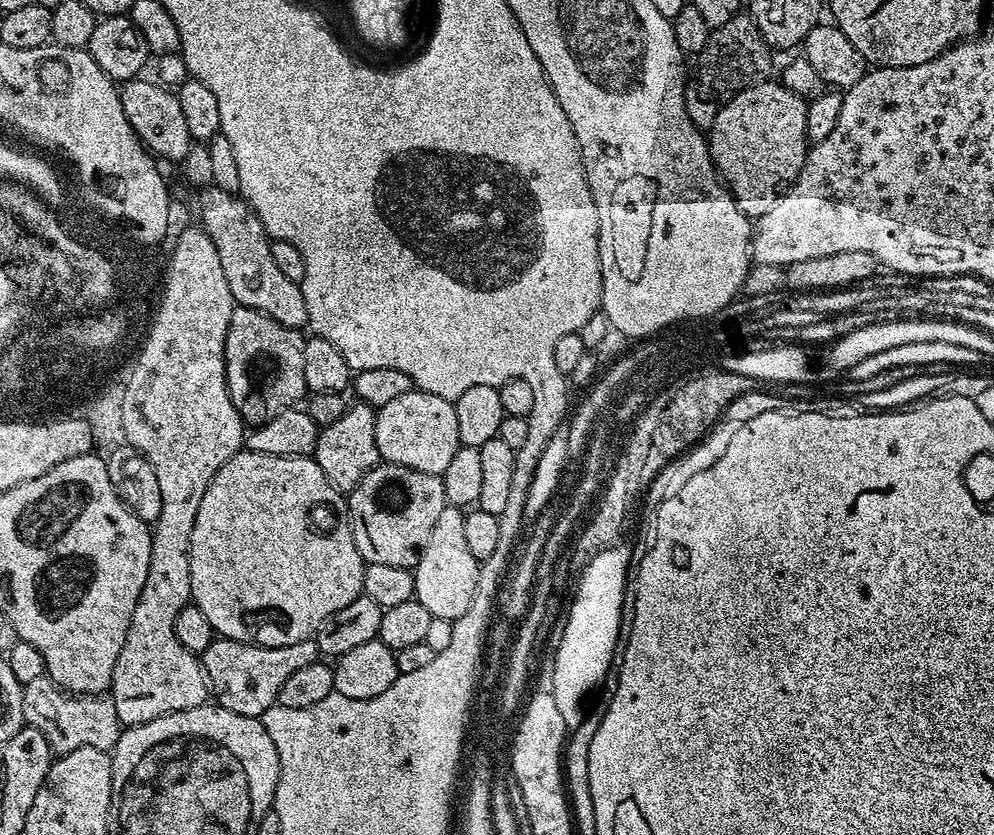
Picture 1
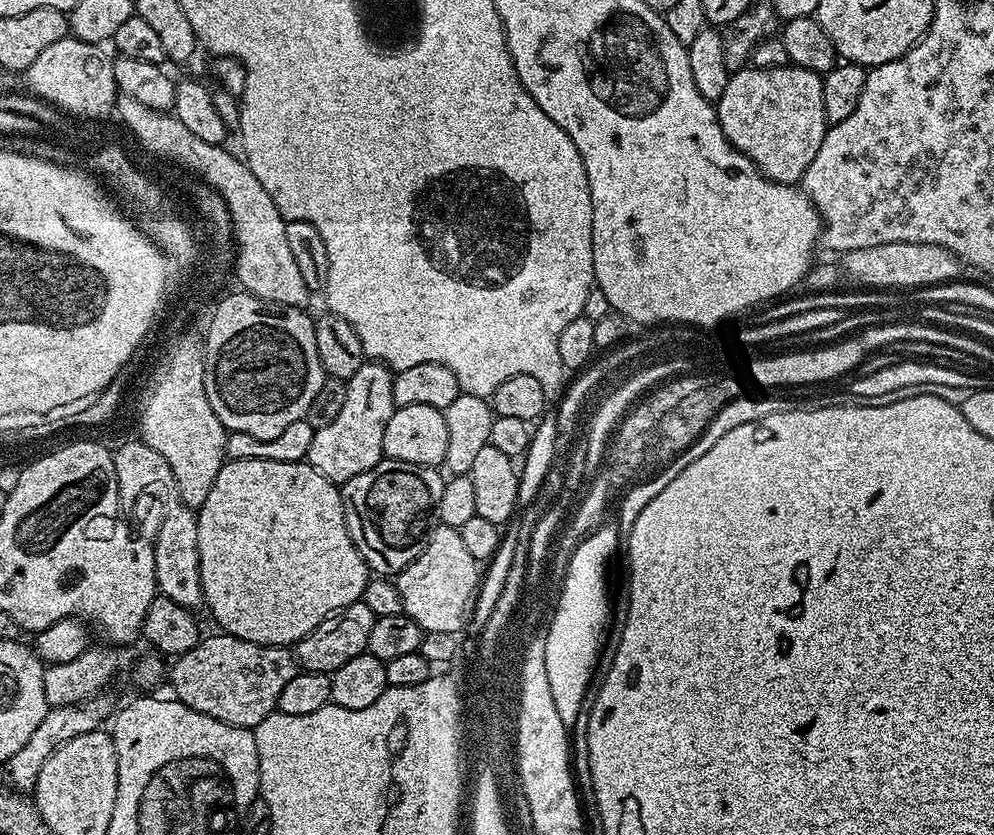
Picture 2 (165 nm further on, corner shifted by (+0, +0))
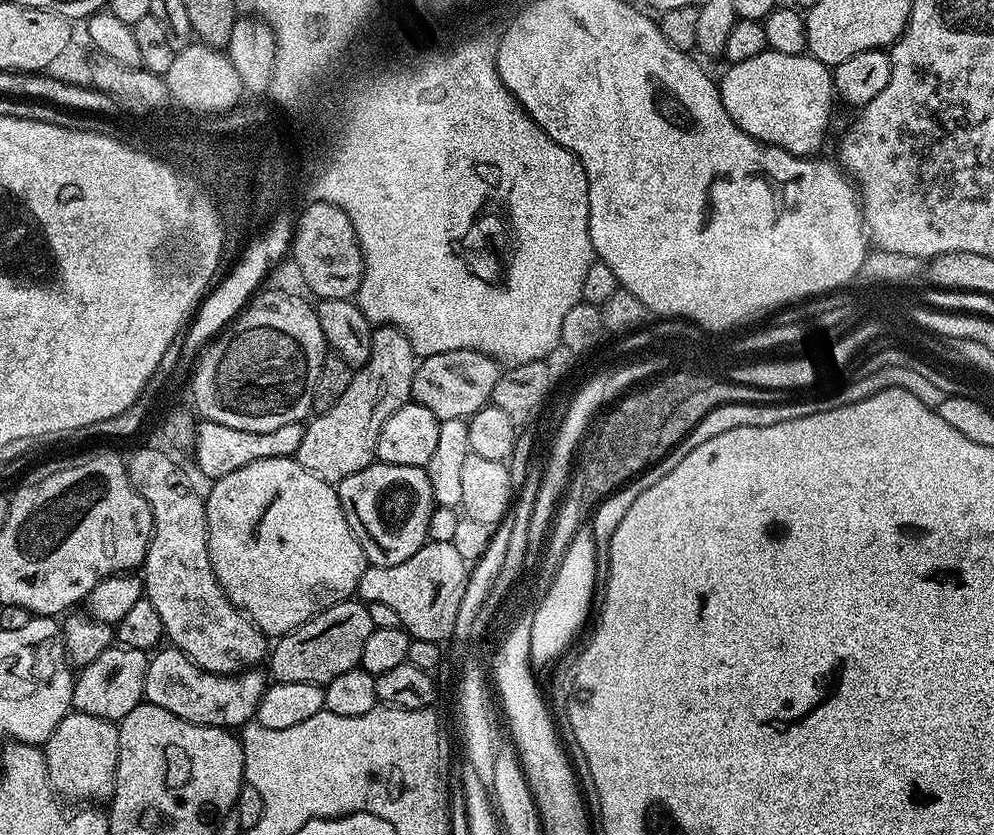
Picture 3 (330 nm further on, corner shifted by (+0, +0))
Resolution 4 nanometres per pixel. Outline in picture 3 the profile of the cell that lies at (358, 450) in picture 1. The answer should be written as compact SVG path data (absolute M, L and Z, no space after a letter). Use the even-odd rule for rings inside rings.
M382 324L372 329L372 341L370 342L370 358L361 368L353 371L350 378L350 387L330 406L330 410L317 412L304 424L302 443L299 444L294 459L300 463L314 478L322 478L333 486L341 484L350 474L358 474L366 466L370 466L376 460L376 447L378 446L378 434L382 434L382 426L386 426L386 418L394 414L404 404L412 400L412 387L414 386L414 374L418 357L414 346L410 346L410 338L402 334L402 330L395 324Z

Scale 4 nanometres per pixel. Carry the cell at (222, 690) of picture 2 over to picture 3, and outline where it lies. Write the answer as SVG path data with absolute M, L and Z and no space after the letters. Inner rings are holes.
M171 646L161 647L155 655L149 659L146 670L144 700L147 703L162 706L162 710L170 710L170 714L191 724L229 730L239 729L255 717L256 707L266 687L265 673L259 667L234 676L219 676L202 670L186 654Z

